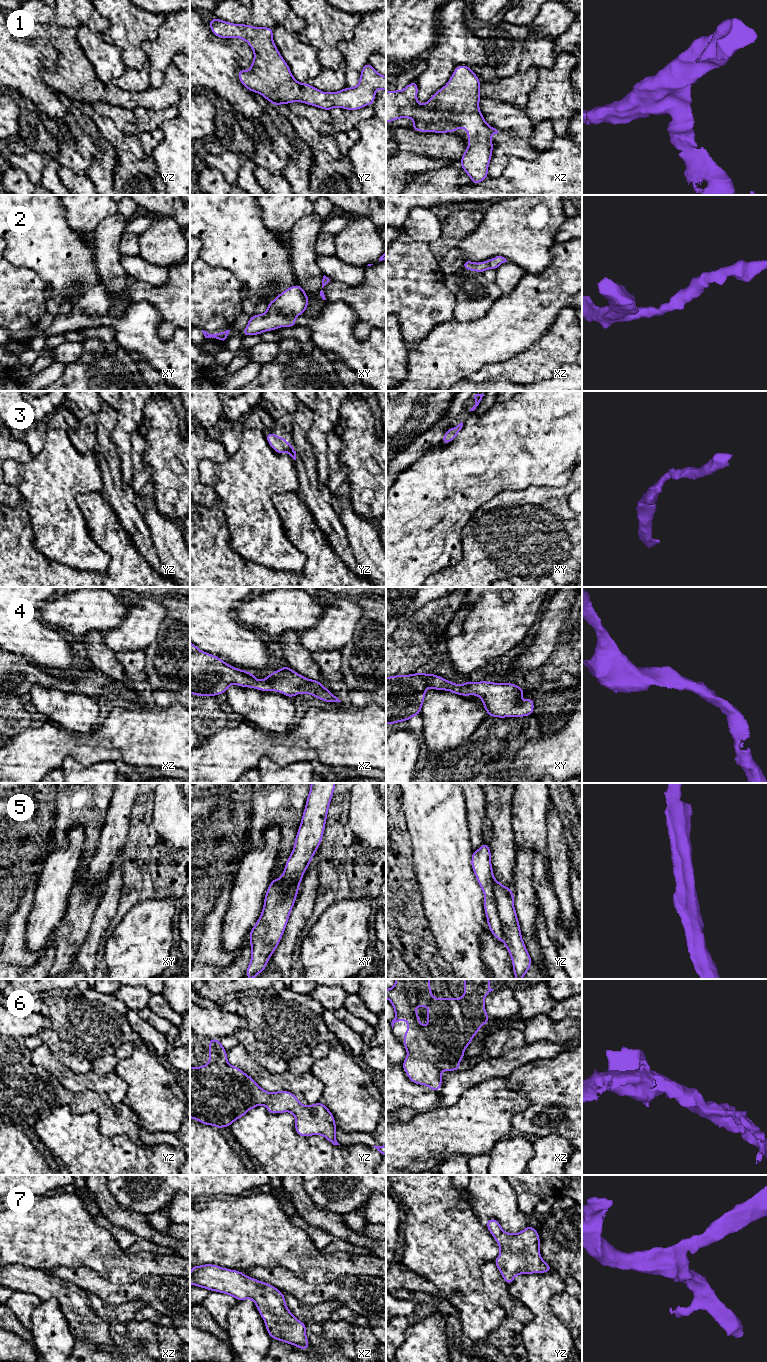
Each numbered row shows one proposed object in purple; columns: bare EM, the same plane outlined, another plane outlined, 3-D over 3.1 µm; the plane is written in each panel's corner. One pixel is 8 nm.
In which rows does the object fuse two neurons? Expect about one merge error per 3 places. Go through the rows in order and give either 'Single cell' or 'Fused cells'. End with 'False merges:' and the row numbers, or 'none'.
1: Single cell
2: Single cell
3: Single cell
4: Single cell
5: Fused cells
6: Single cell
7: Single cell
False merges: 5

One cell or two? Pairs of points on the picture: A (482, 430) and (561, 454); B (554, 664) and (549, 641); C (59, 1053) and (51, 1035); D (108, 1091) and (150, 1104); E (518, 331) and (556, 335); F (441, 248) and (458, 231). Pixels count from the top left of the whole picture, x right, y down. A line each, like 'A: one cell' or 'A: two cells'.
A: one cell
B: two cells
C: one cell
D: two cells
E: two cells
F: one cell

